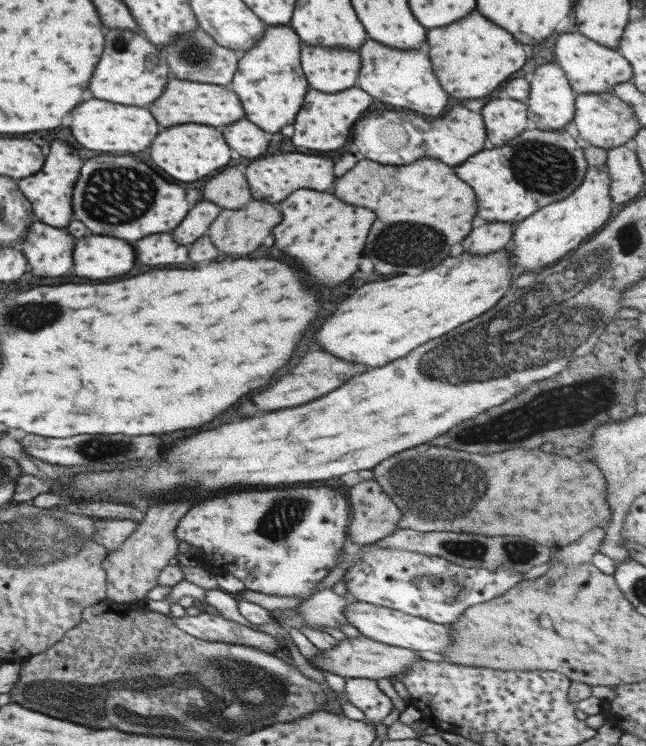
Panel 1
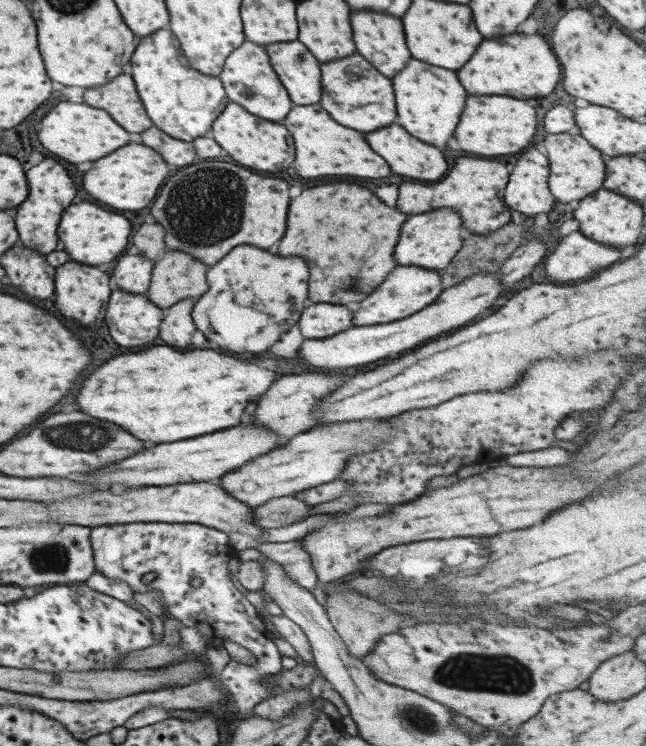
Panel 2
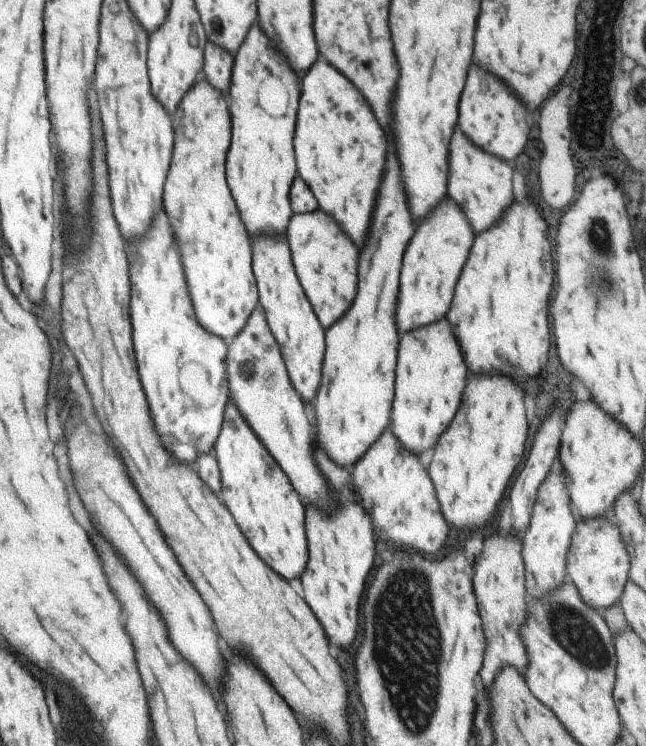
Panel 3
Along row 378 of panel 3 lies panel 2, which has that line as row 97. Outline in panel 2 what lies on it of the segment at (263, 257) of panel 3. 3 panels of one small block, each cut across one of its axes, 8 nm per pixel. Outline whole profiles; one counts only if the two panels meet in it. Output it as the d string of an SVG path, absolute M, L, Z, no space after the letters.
M298 40L272 42L262 47L292 105L315 104L321 96L319 68L307 47Z

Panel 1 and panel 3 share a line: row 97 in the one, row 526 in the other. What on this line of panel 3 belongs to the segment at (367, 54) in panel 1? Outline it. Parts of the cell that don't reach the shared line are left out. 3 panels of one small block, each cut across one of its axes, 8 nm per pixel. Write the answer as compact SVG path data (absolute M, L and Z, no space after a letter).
M385 430L363 454L357 466L353 466L351 480L353 492L363 512L371 518L371 526L383 542L391 542L395 548L411 548L425 556L435 556L449 534L443 522L433 486L419 461L419 456L403 450L399 442Z

